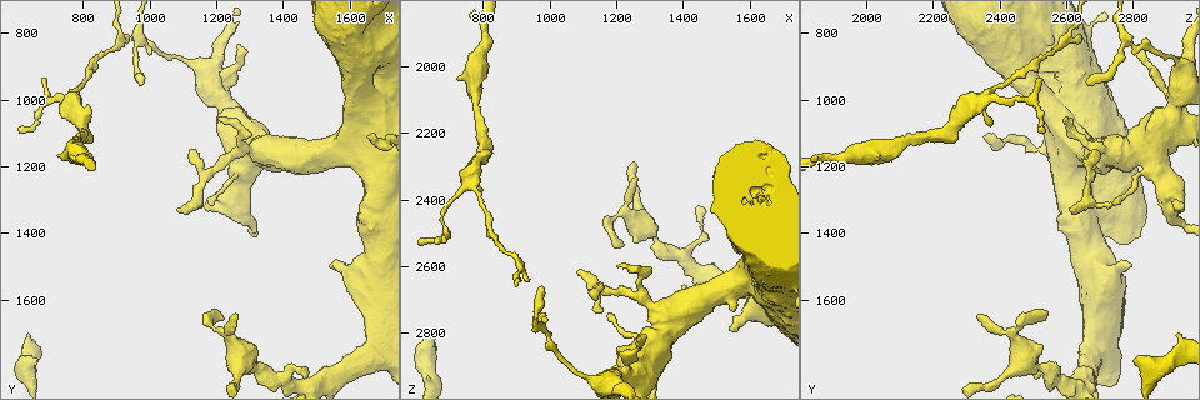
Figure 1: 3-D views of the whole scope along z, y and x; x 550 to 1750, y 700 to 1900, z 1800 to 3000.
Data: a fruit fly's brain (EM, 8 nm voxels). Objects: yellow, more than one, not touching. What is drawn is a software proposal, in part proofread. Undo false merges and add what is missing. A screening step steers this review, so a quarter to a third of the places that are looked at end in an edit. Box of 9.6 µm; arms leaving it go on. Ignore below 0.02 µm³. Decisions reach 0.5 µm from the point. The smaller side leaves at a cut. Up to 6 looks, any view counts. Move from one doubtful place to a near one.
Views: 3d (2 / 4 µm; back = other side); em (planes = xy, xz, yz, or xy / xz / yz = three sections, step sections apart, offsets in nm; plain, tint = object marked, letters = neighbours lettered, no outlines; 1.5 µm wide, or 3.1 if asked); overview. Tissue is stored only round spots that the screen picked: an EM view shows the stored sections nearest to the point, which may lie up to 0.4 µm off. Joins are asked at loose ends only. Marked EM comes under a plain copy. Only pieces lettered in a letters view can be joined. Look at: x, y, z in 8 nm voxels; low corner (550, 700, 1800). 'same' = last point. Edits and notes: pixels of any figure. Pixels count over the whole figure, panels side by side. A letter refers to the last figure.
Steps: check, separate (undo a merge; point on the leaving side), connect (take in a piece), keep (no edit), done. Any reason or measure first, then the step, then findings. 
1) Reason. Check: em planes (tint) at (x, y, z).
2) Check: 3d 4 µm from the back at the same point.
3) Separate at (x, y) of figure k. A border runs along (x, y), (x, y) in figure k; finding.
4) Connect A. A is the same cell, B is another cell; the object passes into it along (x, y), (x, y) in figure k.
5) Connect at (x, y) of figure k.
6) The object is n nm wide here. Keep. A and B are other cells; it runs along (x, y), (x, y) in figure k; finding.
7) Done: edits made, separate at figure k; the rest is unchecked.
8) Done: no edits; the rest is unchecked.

Free end. Check: em xy step 4 (letters) at (1550, 1500, 2800).

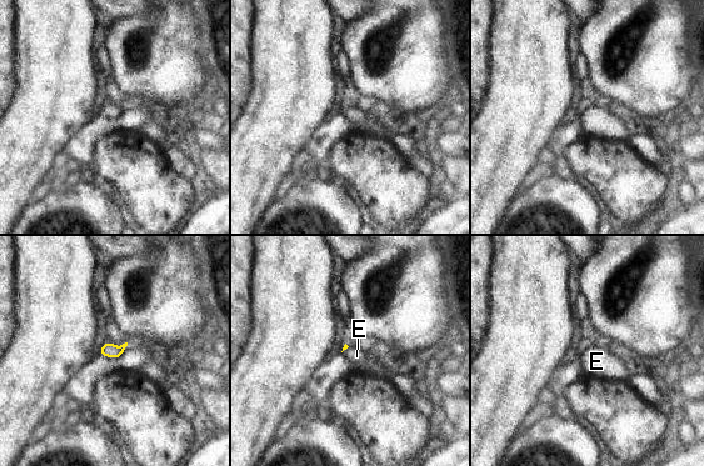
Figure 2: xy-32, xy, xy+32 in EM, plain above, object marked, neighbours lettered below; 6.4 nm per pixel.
Cut it another way. Check: em planes (letters) at the same point.

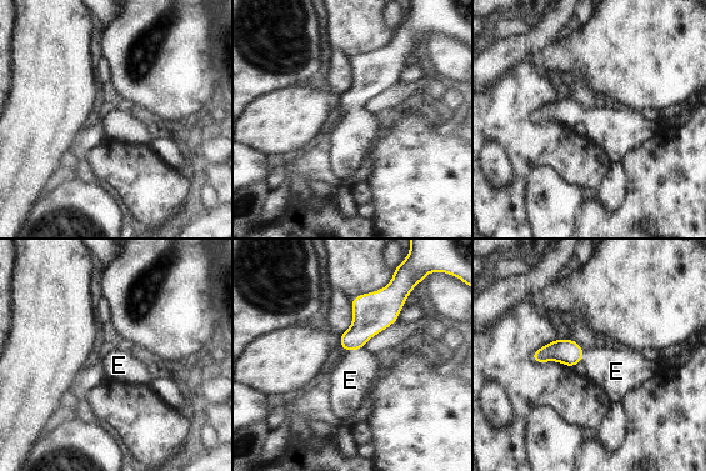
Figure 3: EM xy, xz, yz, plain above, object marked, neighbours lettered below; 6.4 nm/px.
Connect E. E is the same cell; the object passes into it along (371, 315), (354, 349), (350, 380) in figure 3; it goes on there.

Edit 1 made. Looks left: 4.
Redraw. Check: overview.

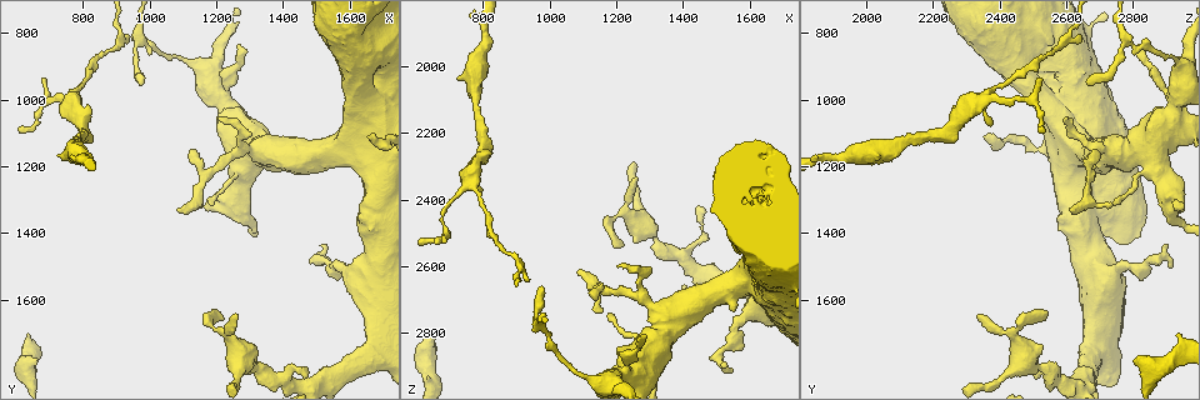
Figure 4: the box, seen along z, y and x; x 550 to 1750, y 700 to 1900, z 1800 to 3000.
Tapers out. Check: 3d 2 µm at (980, 960, 2660).

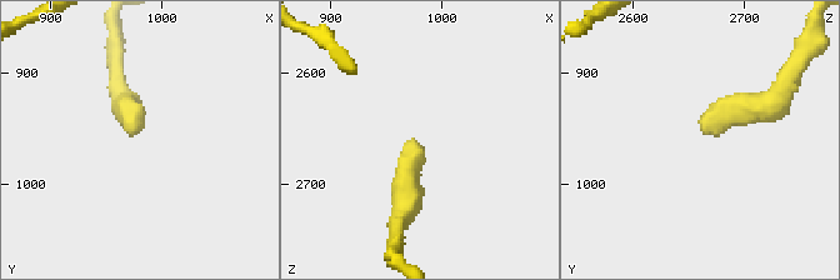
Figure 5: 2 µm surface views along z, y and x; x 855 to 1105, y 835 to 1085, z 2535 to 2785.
Check: em yz step 4 (letters) at (972, 954, 2662).

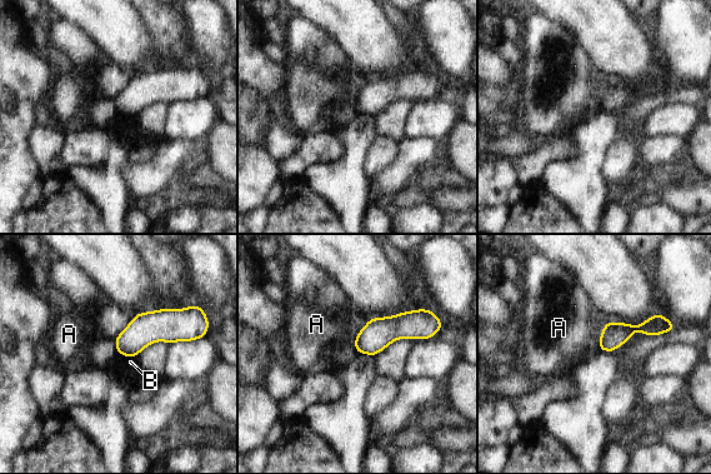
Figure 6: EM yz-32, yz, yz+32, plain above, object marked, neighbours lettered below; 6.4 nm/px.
Keep. A and B are other cells; it runs along (666, 327), (624, 330), (601, 348) in figure 6; no lettered piece goes on from it.

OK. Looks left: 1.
Done: edits made, connect at figure 3; the rest is unchecked.

